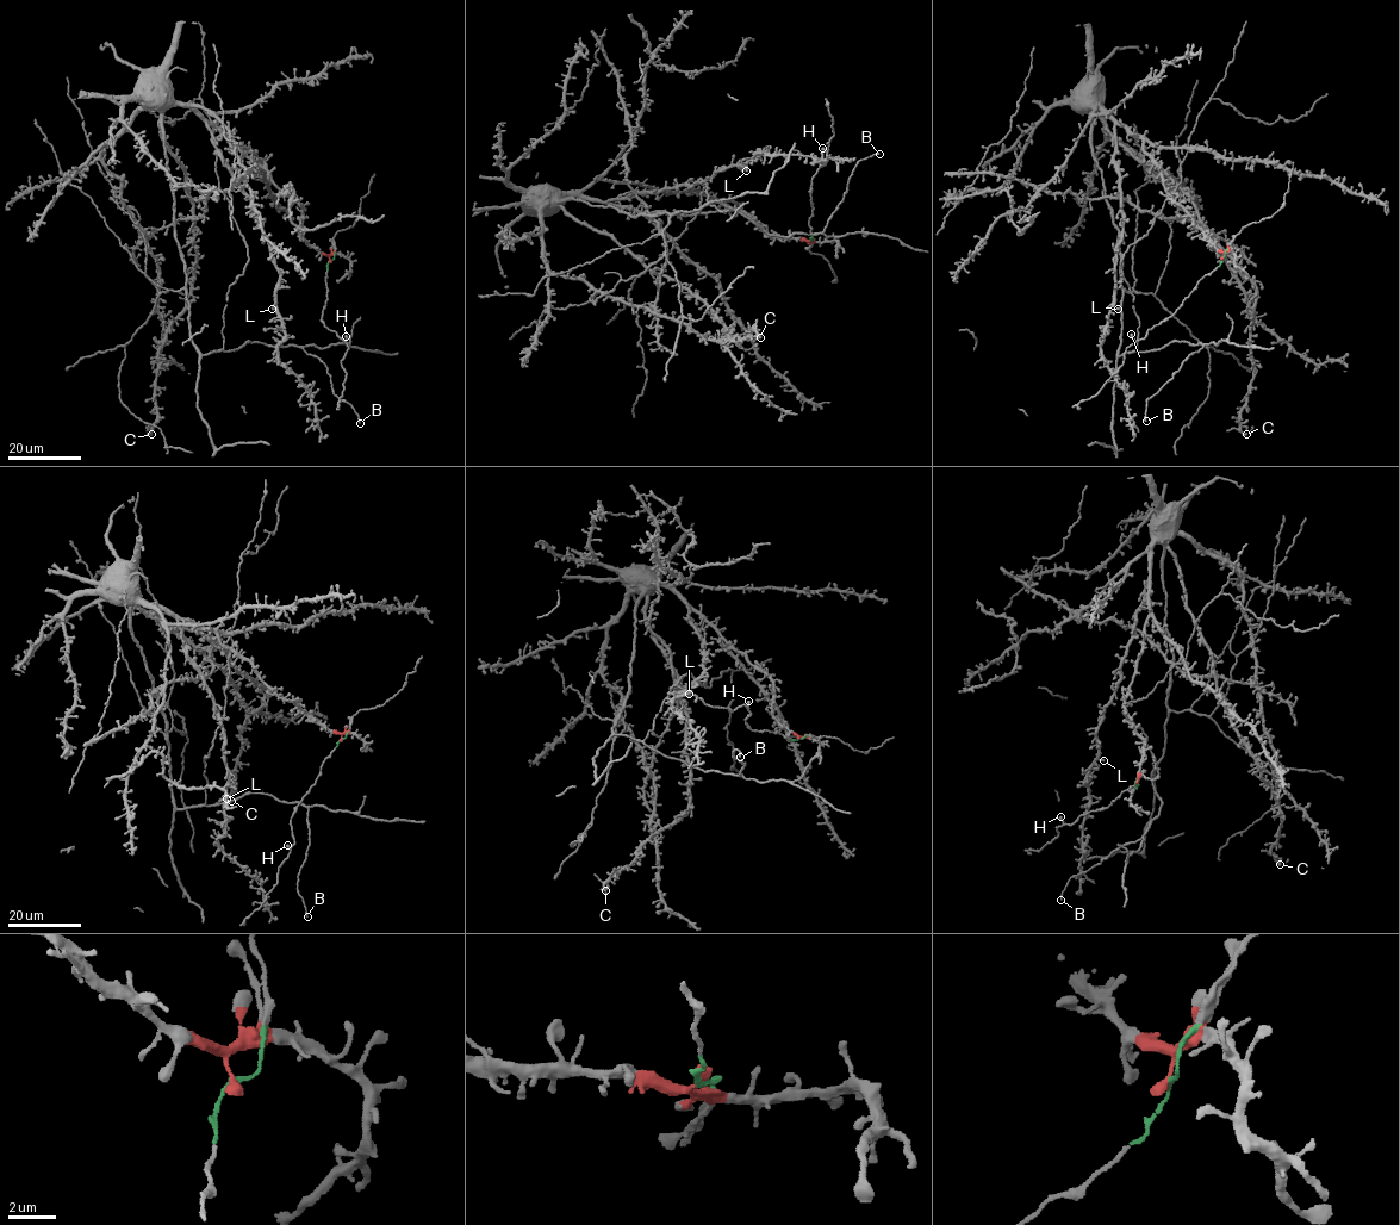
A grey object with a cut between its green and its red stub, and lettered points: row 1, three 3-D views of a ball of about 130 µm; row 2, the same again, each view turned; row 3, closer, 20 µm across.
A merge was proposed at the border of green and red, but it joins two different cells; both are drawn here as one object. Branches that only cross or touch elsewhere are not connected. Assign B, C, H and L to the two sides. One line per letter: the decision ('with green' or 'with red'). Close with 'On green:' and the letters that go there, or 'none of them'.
B: with red
C: with red
H: with green
L: with red
On green: H

